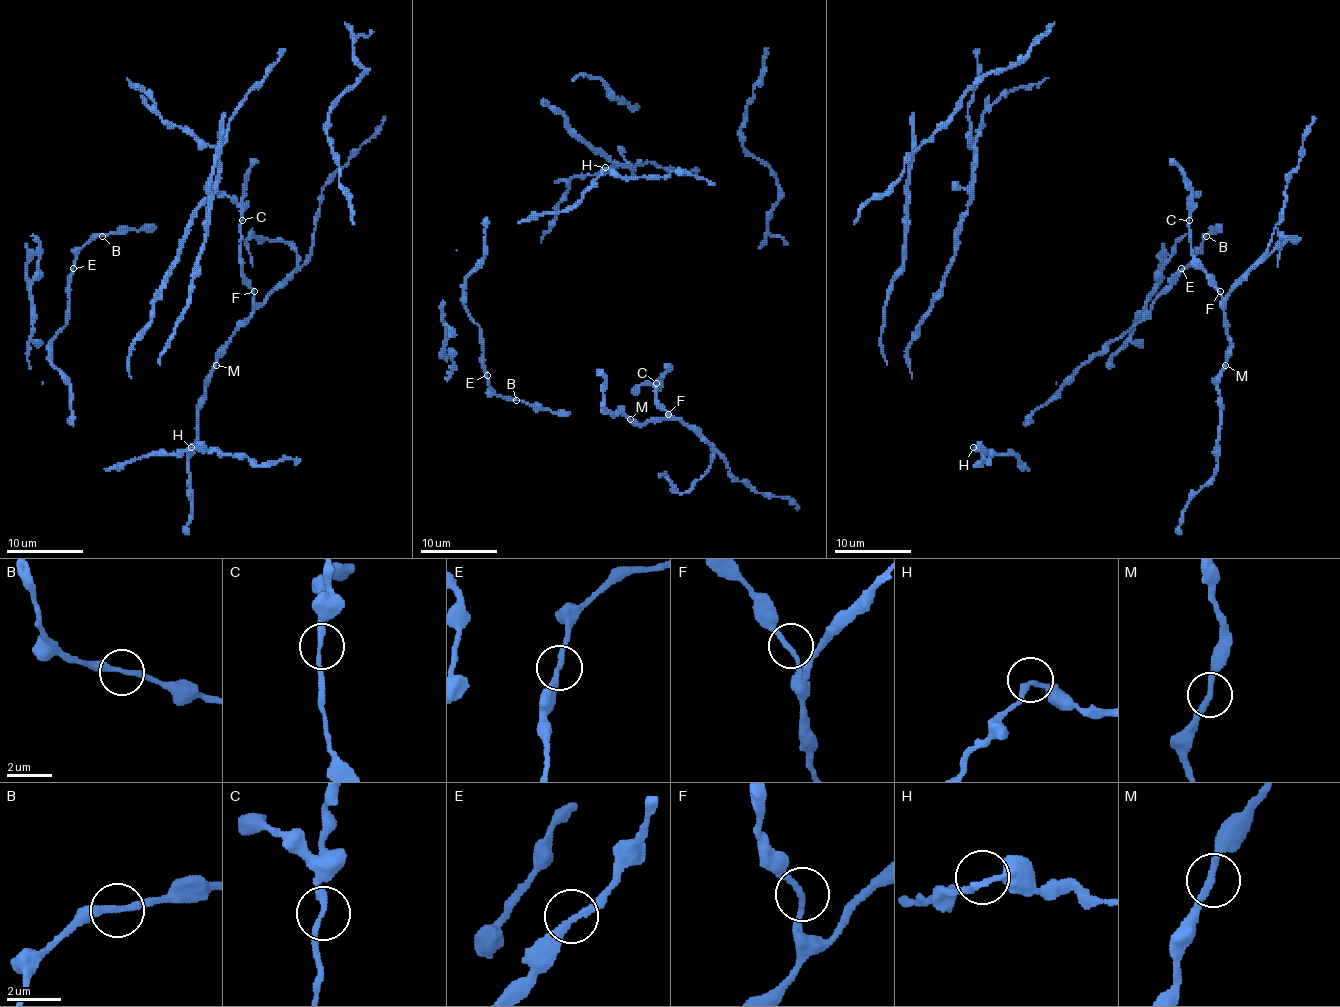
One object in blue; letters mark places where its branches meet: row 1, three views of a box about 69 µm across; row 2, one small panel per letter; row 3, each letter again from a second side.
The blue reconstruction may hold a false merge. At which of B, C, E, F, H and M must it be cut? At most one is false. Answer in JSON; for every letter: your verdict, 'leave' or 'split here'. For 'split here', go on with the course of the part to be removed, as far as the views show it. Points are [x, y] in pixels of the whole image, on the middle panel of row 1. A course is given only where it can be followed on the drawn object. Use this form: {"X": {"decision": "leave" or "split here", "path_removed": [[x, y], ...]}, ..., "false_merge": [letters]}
{"B": {"decision": "leave"}, "C": {"decision": "leave"}, "E": {"decision": "leave"}, "F": {"decision": "leave"}, "H": {"decision": "leave"}, "M": {"decision": "leave"}, "false_merge": []}

